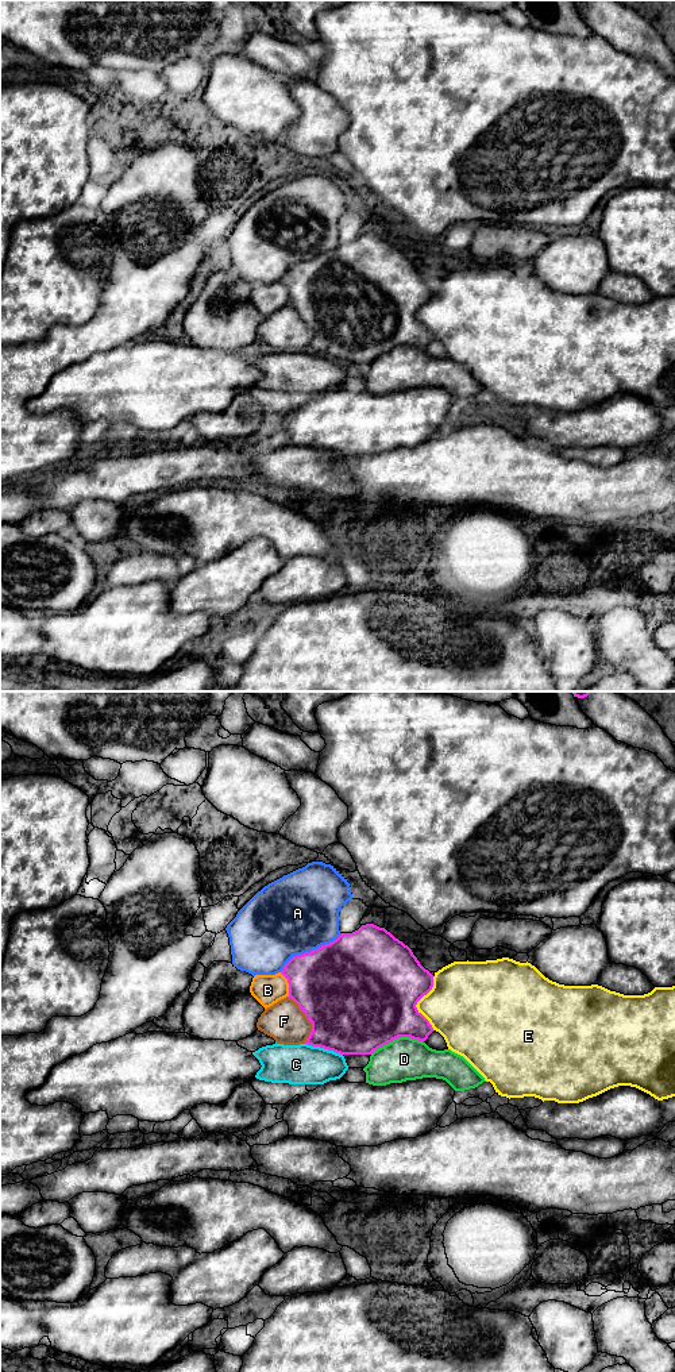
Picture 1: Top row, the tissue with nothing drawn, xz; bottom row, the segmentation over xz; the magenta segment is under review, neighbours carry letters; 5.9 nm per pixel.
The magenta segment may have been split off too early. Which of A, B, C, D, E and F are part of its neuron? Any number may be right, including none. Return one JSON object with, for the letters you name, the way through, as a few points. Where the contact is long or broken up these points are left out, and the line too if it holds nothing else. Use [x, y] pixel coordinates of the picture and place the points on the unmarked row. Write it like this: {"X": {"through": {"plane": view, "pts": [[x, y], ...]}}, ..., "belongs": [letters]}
{"belongs": ["F"]}

